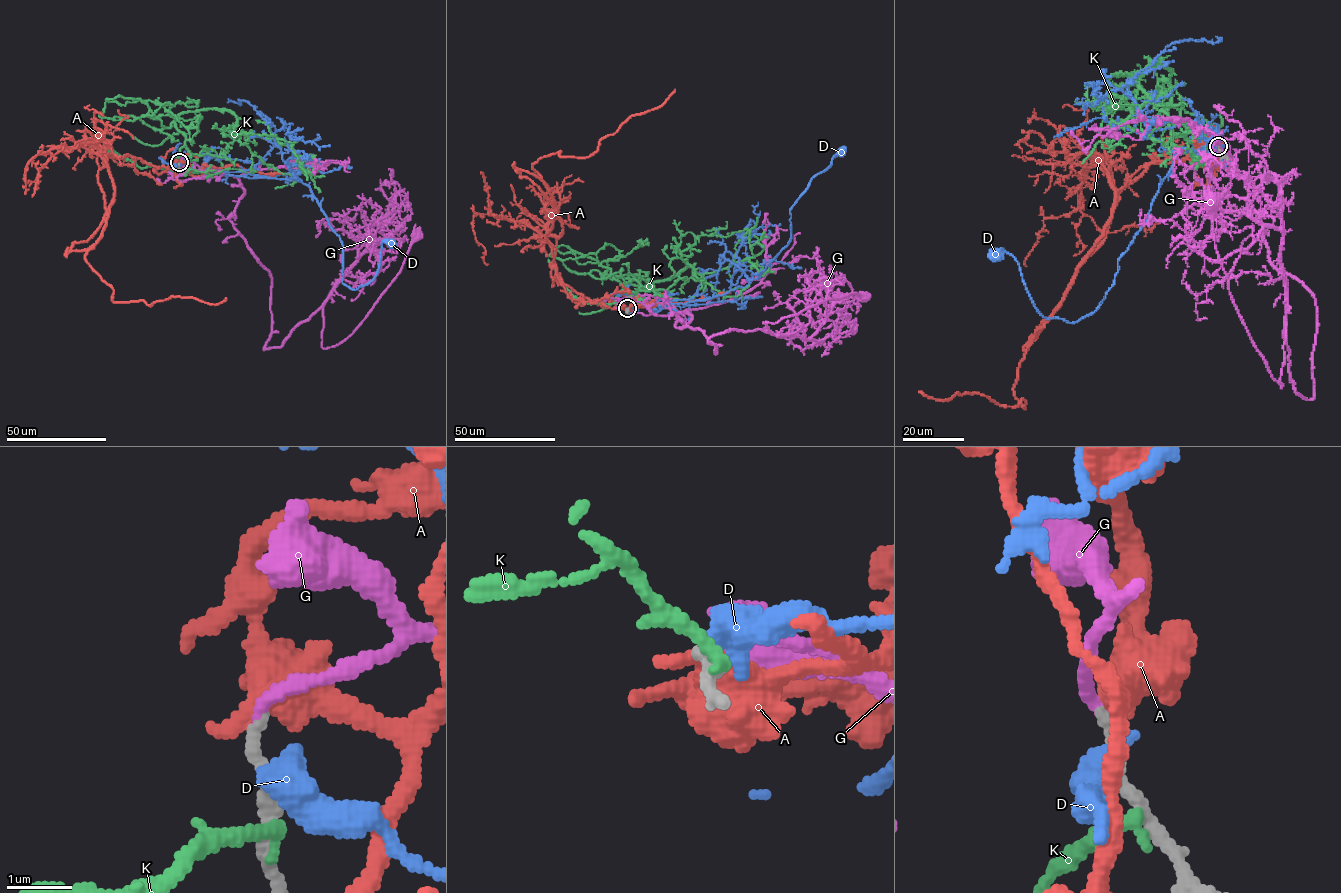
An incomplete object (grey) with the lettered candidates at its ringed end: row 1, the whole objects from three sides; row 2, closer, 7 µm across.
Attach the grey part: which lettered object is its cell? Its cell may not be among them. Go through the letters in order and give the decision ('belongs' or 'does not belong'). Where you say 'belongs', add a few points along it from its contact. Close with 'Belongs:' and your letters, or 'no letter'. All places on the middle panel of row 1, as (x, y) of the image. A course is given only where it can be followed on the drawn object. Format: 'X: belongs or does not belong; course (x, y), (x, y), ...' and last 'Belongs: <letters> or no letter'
A: does not belong
D: does not belong
G: belongs; course (626, 308), (686, 311), (675, 326), (715, 353), (708, 341), (726, 331), (865, 295)
K: does not belong
Belongs: G

